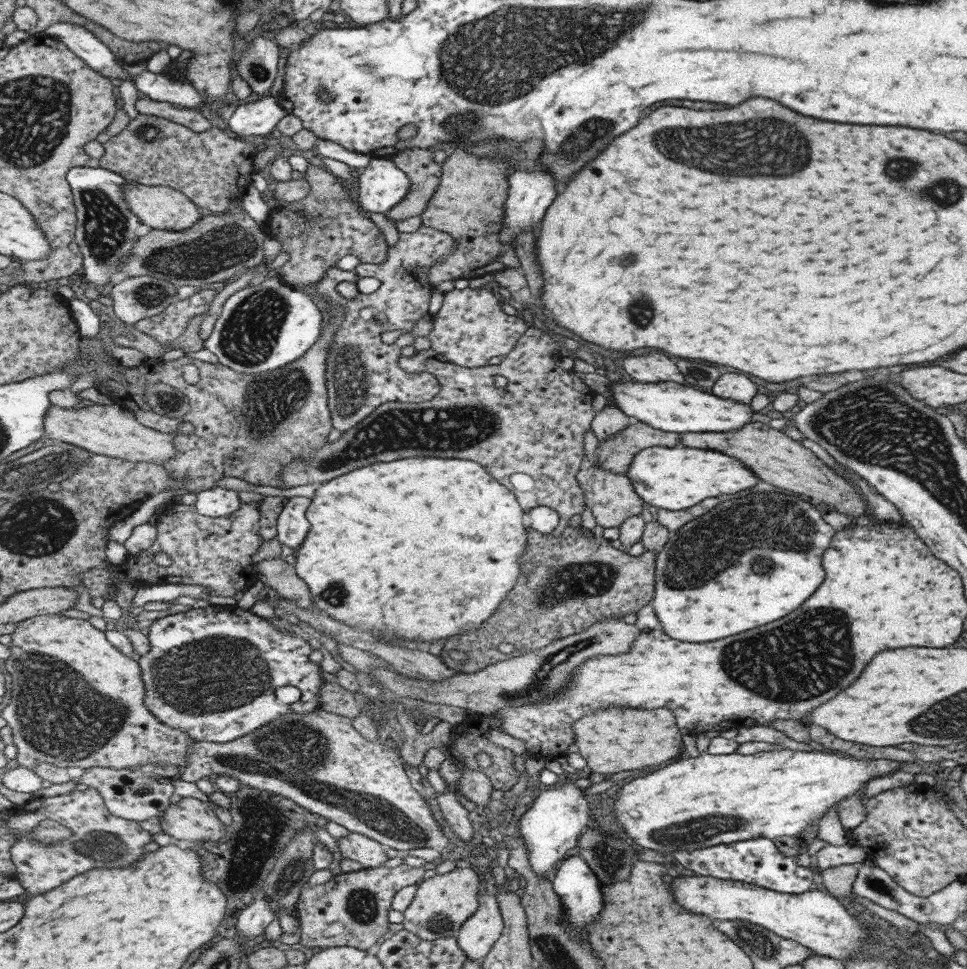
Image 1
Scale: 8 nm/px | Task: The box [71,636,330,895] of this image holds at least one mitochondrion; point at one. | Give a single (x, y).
(250, 809)

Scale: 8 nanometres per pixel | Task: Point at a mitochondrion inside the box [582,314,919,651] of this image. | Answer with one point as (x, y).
(751, 532)

